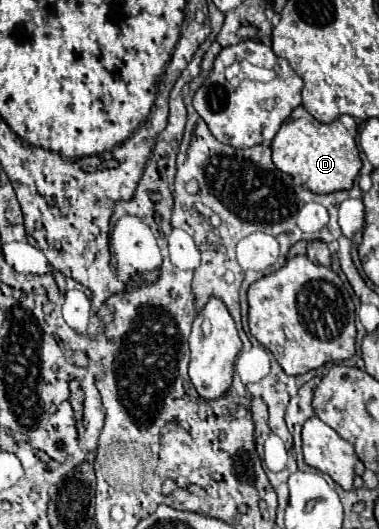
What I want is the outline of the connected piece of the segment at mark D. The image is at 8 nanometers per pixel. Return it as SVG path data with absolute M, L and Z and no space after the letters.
M298 105L272 139L272 161L282 173L302 181L302 185L314 193L350 189L362 167L356 149L356 131L356 121L350 115L342 115L332 123L320 123Z

